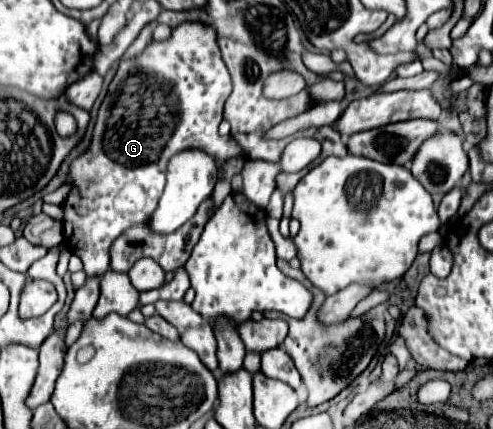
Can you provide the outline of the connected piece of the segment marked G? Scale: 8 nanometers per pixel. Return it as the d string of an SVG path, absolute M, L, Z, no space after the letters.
M182 22L178 24L170 38L166 40L152 40L140 56L132 58L132 60L120 60L120 66L118 66L118 72L114 76L114 80L110 82L110 88L108 88L108 94L106 98L102 100L100 104L100 110L98 110L98 116L96 116L96 124L94 124L94 132L92 132L92 142L88 146L88 150L74 162L70 164L70 170L68 170L68 176L66 176L66 182L64 184L70 184L70 192L68 196L64 198L64 202L60 204L62 212L64 212L64 218L62 218L62 226L64 226L64 238L66 238L66 246L72 250L72 254L76 254L82 262L84 262L84 272L90 276L90 274L98 274L102 276L108 268L110 268L110 256L108 256L108 250L110 250L110 242L114 238L118 238L118 234L122 234L122 230L126 230L126 226L132 226L134 222L148 222L152 212L156 210L158 206L158 198L162 196L162 190L164 190L164 182L166 182L166 164L168 160L172 158L172 154L176 152L182 152L182 150L188 150L188 148L204 148L204 152L208 152L216 164L220 166L226 158L234 158L234 156L242 156L244 150L242 146L234 140L234 138L224 138L218 134L218 124L222 122L222 108L224 108L224 102L226 98L230 96L230 90L232 90L232 82L230 82L230 74L220 58L220 48L218 48L218 42L216 42L216 30L214 26L210 24L202 24L202 22Z

